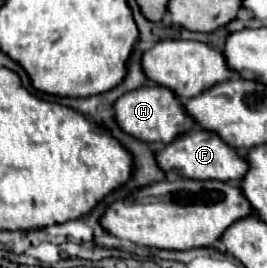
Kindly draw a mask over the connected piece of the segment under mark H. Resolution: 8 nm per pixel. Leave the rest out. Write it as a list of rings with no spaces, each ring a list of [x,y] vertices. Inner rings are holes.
[[[149,83],[141,85],[135,91],[121,95],[113,103],[113,117],[115,117],[115,123],[125,133],[129,133],[131,137],[135,137],[143,143],[167,145],[169,141],[173,141],[173,137],[177,137],[177,133],[185,133],[191,127],[195,127],[193,119],[185,115],[181,101],[177,101],[177,97],[173,97],[173,93],[169,93],[169,89],[157,89],[157,85],[149,85]]]

